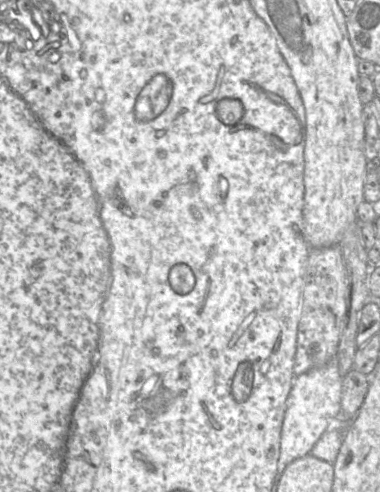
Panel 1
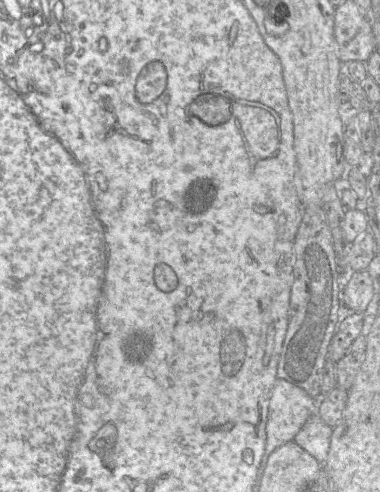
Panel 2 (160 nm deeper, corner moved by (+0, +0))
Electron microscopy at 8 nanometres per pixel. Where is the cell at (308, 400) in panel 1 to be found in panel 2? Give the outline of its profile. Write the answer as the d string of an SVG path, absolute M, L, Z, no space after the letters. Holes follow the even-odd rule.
M276 379L268 404L264 455L293 441L308 419L316 415L316 406L317 400L304 389L287 380Z

